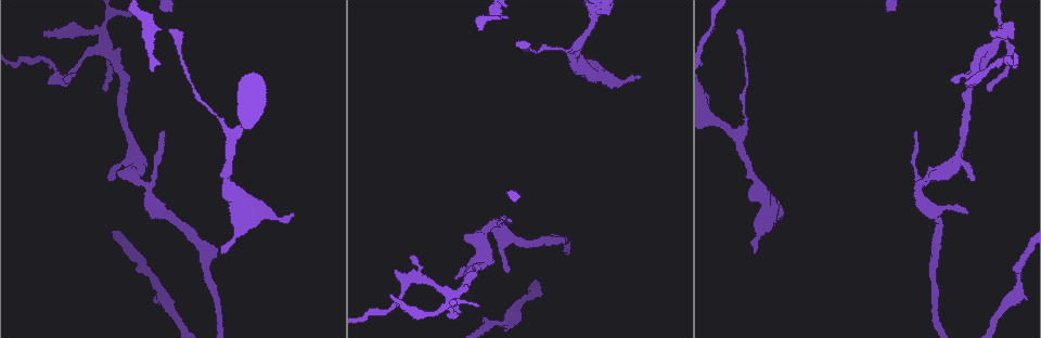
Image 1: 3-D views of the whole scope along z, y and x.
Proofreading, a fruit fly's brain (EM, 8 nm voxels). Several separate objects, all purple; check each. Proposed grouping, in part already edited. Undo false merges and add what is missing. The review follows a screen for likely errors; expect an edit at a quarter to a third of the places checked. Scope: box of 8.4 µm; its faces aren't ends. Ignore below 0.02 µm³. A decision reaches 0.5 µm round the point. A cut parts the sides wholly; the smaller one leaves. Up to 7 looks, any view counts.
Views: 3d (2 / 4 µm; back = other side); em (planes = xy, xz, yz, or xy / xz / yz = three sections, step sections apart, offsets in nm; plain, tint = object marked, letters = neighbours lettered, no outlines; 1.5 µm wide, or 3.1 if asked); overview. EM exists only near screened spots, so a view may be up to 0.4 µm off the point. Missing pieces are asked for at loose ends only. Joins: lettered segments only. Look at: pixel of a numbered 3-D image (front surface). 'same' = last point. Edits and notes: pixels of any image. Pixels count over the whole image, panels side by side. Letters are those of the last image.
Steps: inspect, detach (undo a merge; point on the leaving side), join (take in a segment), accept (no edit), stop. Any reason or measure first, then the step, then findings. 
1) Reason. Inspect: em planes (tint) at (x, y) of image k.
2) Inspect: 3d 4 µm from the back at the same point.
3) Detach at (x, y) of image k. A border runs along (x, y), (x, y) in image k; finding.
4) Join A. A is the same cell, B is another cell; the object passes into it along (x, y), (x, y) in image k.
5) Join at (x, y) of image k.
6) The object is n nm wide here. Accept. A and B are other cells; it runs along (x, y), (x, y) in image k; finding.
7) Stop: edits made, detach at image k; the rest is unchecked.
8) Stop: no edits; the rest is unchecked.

Abrupt turn. Inspect: em planes (letters) at (999, 18) of image 1.

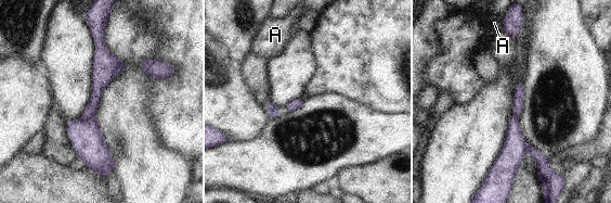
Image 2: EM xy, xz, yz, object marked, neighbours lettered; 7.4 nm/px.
Detach at (91, 109) of image 2. A is another cell; the part that leaves runs along (94, 21), (101, 81), (85, 117) in image 2; two neurons meet here.

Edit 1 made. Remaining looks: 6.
Abrupt turn. Inspect: 3d 4 µm at (917, 186) of image 1.

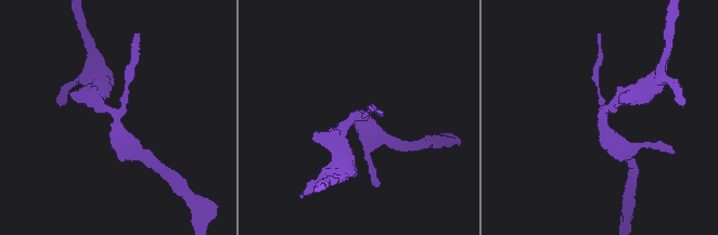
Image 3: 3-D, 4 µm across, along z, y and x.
Shape alone is not enough. Inspect: em yz step 4 (tint) at (114, 114) of image 3.

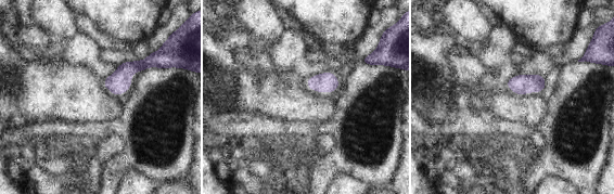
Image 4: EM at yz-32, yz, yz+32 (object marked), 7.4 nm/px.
Inspect: em planes (letters) at the same point.

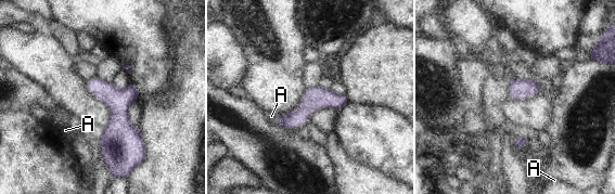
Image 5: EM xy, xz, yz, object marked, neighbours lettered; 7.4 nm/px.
Accept. A is another cell; it runs along (345, 100), (316, 100), (279, 120) in image 5; one neuron here.

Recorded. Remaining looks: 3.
Thin end. Inspect: 3d 2 µm at (169, 28) of image 1.

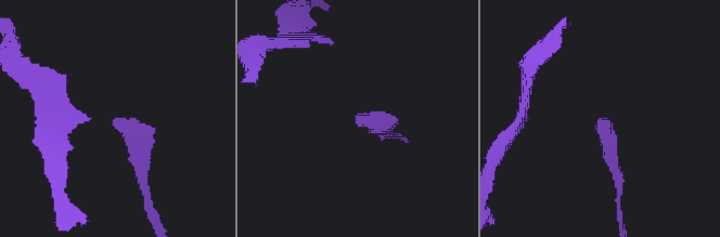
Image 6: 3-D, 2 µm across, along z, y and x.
Shape alone is not enough. Inspect: em xz step 4 (tint) at (603, 117) of image 6.

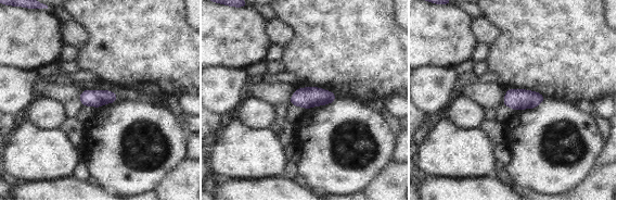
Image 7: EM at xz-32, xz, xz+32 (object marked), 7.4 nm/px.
See the neighbours. Inspect: em xz step 4 (letters) at the same point.

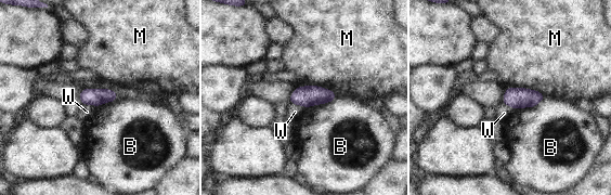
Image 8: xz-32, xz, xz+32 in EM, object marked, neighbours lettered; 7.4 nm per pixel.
Accept. B, M and W are other cells; a border runs along (337, 96), (307, 108) in image 8; none of them fits.

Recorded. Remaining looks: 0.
Stop: edits made, detach at image 2; the rest is unchecked.

